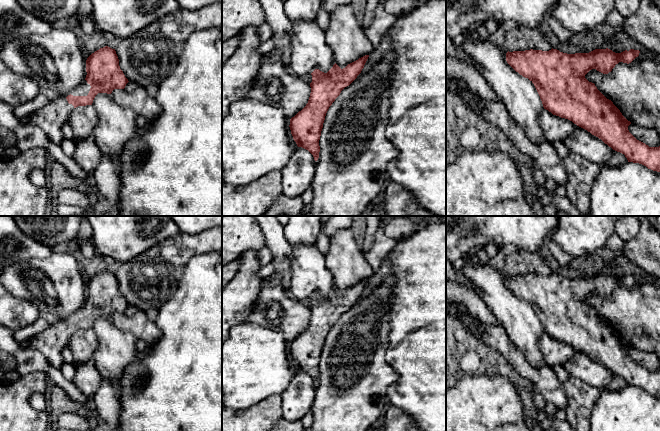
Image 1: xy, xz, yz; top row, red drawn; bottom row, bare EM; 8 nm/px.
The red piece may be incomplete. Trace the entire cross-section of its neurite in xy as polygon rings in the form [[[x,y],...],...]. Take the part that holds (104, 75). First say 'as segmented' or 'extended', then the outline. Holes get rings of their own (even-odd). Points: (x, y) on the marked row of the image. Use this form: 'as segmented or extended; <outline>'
extended; [[[108,46],[92,53],[86,60],[85,81],[67,97],[50,94],[50,102],[33,111],[22,123],[39,127],[50,142],[62,146],[62,126],[78,106],[92,105],[98,93],[111,94],[114,89],[124,89],[129,82],[119,66],[115,49]]]

